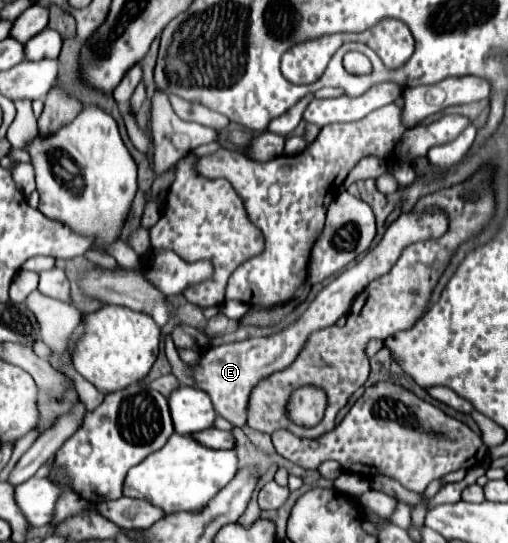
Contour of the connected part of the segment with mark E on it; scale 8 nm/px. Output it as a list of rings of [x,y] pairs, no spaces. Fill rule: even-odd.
[[[429,210],[425,212],[425,216],[415,216],[415,214],[401,214],[383,234],[383,238],[379,240],[379,244],[375,248],[371,248],[367,252],[367,256],[357,262],[355,266],[347,268],[345,272],[341,272],[333,282],[329,282],[317,296],[315,300],[309,304],[309,308],[289,326],[285,326],[283,330],[271,334],[271,336],[261,336],[261,338],[249,338],[243,342],[231,342],[231,344],[219,344],[219,346],[211,346],[209,350],[203,352],[201,356],[201,364],[193,368],[195,378],[197,378],[197,386],[201,390],[205,390],[211,400],[213,406],[217,410],[219,416],[227,418],[231,424],[235,426],[245,426],[247,424],[247,412],[249,412],[249,398],[251,398],[251,390],[267,376],[271,376],[277,370],[287,368],[289,364],[295,362],[295,358],[301,352],[301,346],[305,346],[307,338],[317,332],[323,330],[325,326],[333,326],[341,316],[347,316],[347,312],[351,310],[351,304],[355,300],[355,296],[375,278],[387,274],[393,264],[399,260],[403,248],[407,248],[409,244],[417,242],[417,240],[427,240],[427,238],[439,238],[443,236],[447,230],[447,216],[439,210]]]

